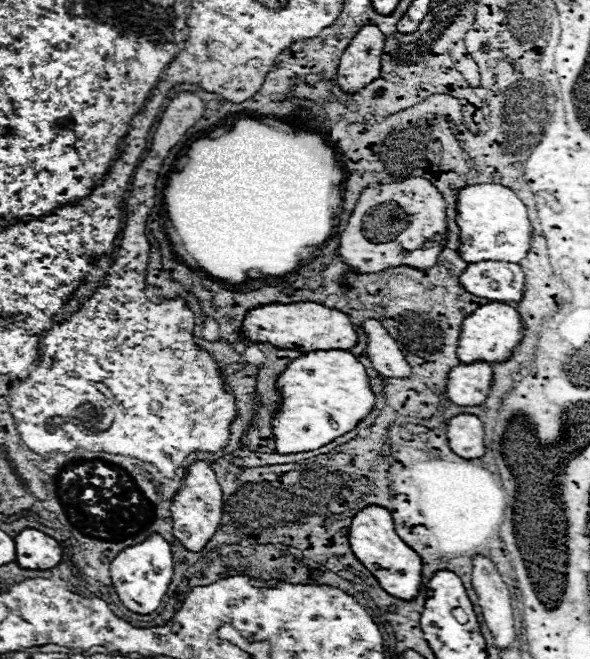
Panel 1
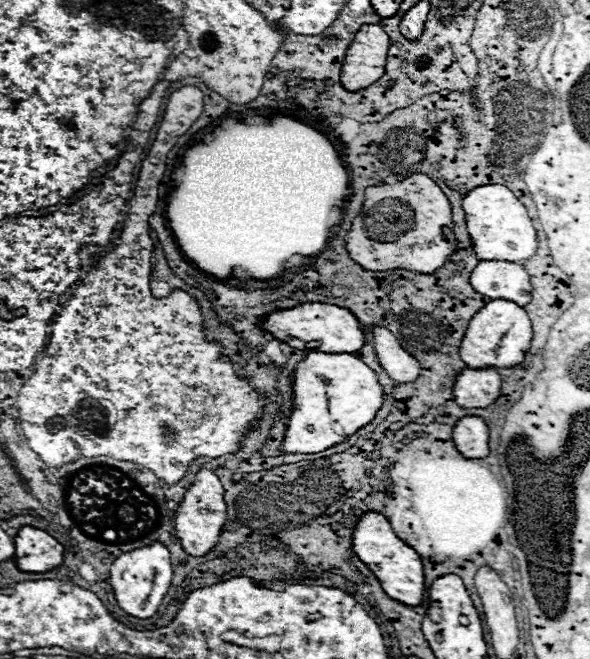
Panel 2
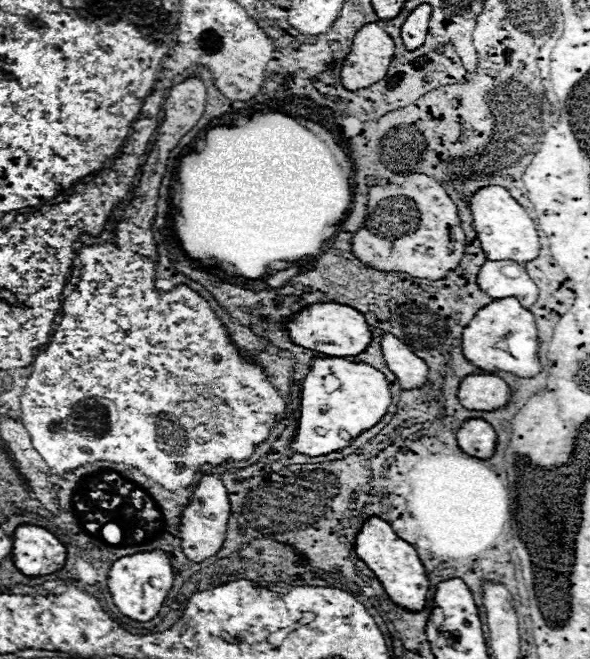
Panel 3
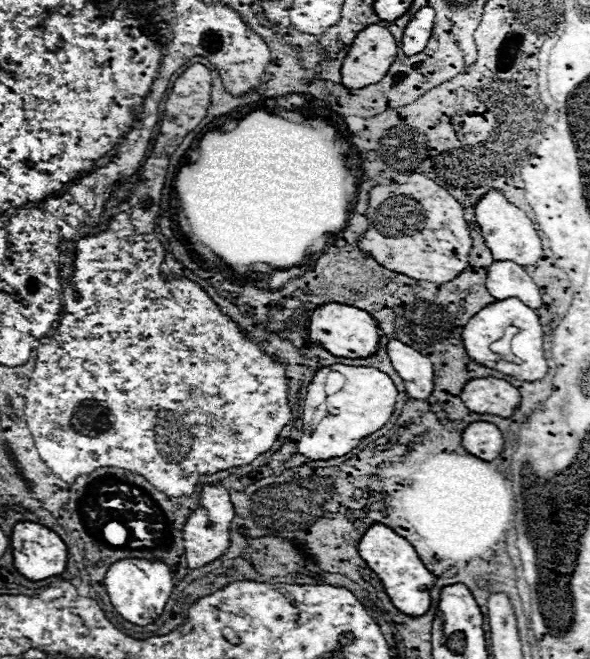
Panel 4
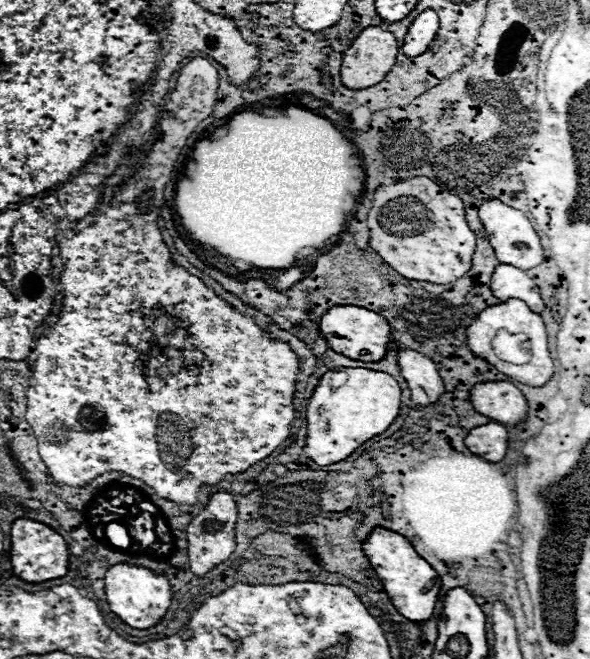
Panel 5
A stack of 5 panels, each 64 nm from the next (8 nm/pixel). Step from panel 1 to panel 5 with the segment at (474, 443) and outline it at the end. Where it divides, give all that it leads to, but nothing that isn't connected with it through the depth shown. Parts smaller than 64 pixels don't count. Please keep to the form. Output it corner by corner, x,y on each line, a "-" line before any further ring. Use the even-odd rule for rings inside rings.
490,422
484,426
476,426
464,438
468,450
486,462
498,462
504,458
508,448
508,434
502,424

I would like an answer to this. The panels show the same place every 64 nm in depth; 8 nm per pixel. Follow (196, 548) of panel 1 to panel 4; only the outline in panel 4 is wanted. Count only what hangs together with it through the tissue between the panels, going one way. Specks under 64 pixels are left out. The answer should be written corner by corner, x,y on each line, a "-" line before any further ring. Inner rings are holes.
204,484
200,492
200,506
190,512
184,528
184,554
190,568
200,568
218,556
222,556
230,546
230,522
234,518
234,506
230,502
230,492
224,484

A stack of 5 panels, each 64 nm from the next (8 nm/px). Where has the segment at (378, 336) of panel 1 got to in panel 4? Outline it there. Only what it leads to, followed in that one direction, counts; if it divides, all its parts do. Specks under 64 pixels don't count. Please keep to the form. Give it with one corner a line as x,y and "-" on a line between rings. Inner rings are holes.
390,338
386,348
388,348
388,358
392,362
392,368
404,380
408,396
412,398
430,396
432,386
434,386
432,362
396,338

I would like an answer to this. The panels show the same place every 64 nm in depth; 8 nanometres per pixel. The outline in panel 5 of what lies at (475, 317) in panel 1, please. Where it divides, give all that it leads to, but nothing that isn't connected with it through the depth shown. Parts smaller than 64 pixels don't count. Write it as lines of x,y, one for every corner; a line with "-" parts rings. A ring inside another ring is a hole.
510,298
508,302
500,302
496,306
488,306
484,308
474,320
472,324
468,326
466,330
466,338
468,338
468,348
484,358
486,362
490,362
492,366
496,366
496,370
500,370
502,374
522,382
522,384
528,384
528,386
544,386
552,374
554,374
554,366
552,366
552,358
550,358
550,352
548,352
548,338
546,338
546,326
540,318
540,314
532,312
522,300
516,300
516,298
-
500,332
508,332
508,334
518,334
518,350
522,354
528,356
528,360
524,364
512,364
512,362
506,362
502,358
496,356
494,348
492,348
492,342
498,338

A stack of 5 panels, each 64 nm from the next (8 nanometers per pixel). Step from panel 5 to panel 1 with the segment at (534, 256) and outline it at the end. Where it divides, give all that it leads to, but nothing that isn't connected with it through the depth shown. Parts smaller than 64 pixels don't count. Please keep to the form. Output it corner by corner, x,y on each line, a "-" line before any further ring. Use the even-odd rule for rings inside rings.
472,184
456,194
456,224
460,232
458,256
466,262
504,260
520,262
530,250
530,222
526,206
506,186
500,184

